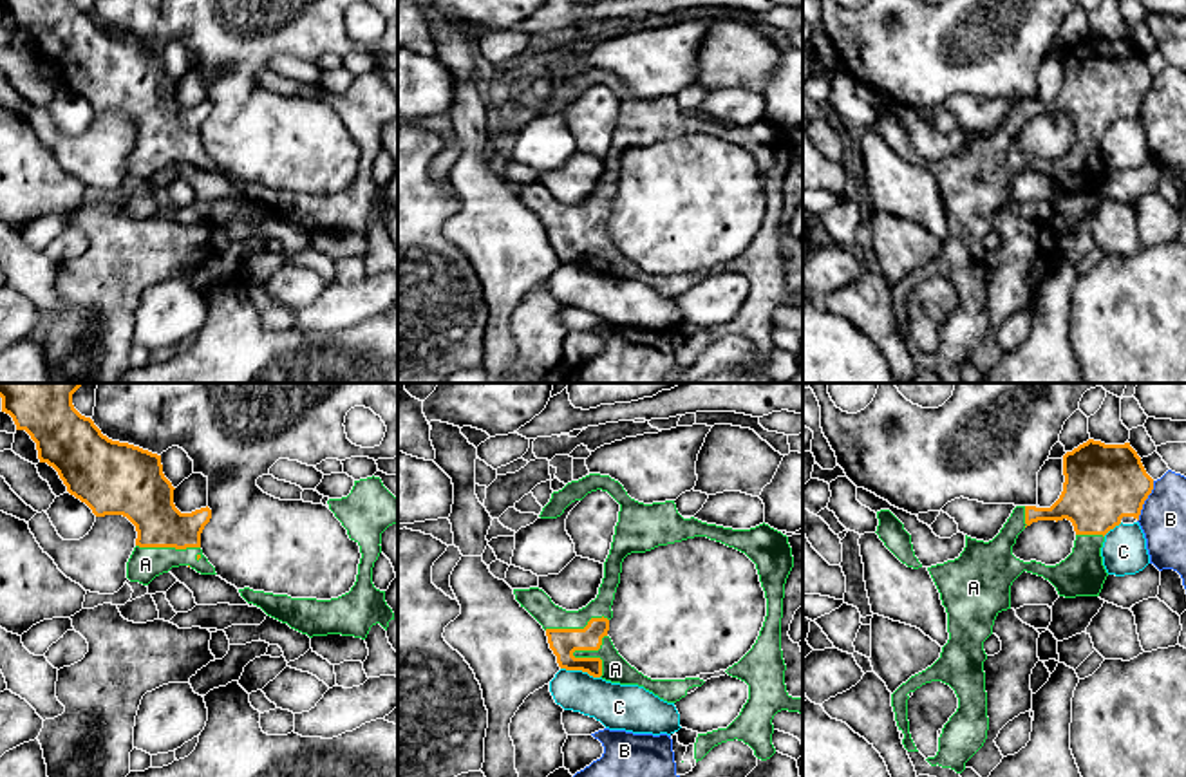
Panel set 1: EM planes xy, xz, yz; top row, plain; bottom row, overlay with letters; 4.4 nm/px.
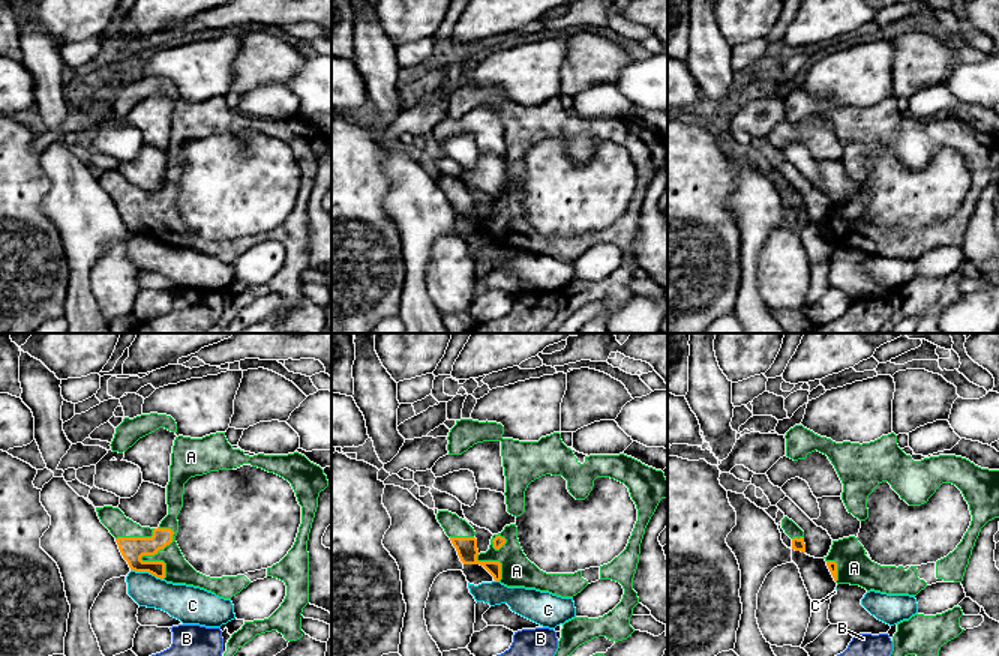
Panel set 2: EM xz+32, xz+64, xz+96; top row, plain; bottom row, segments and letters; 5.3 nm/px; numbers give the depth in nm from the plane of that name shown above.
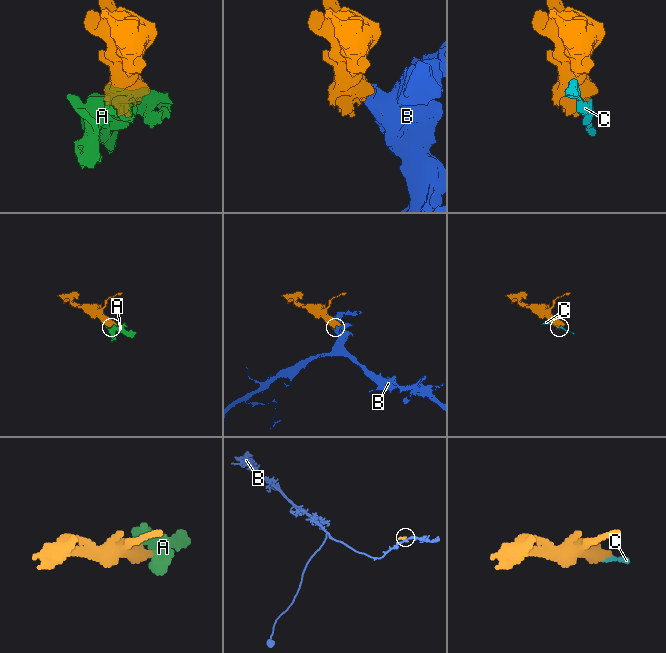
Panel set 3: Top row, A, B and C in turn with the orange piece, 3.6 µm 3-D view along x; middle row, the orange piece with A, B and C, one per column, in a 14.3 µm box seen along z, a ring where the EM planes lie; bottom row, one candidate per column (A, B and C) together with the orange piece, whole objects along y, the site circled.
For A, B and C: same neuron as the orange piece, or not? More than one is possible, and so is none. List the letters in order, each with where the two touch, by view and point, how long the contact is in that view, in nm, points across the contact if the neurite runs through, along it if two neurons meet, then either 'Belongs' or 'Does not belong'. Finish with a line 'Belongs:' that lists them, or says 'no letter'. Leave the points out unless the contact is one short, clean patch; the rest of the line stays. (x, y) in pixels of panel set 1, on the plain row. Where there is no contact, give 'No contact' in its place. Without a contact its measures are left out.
A: Touches orange at xz (574, 252). Shared border 190 nm. Belongs
B: Touches orange at yz (1145, 94). Shared border 200 nm. Boundary: yz (1154, 76), (1154, 84), (1141, 102), (1138, 116). Does not belong
C: Touches orange at xz (581, 264). Shared border 180 nm. Does not belong
Belongs: A

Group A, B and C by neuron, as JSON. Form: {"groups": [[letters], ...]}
{"groups": [["A"], ["B"], ["C"]]}

